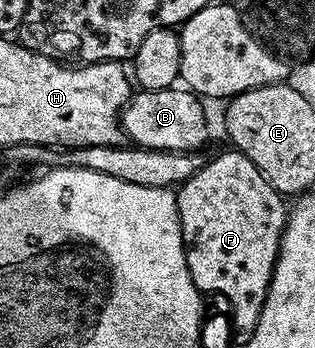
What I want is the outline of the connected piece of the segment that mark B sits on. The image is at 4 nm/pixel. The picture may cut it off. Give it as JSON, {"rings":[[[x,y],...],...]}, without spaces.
{"rings":[[[187,87],[137,92],[122,110],[127,140],[141,149],[160,149],[163,153],[200,151],[208,137],[208,117],[203,104]]]}

